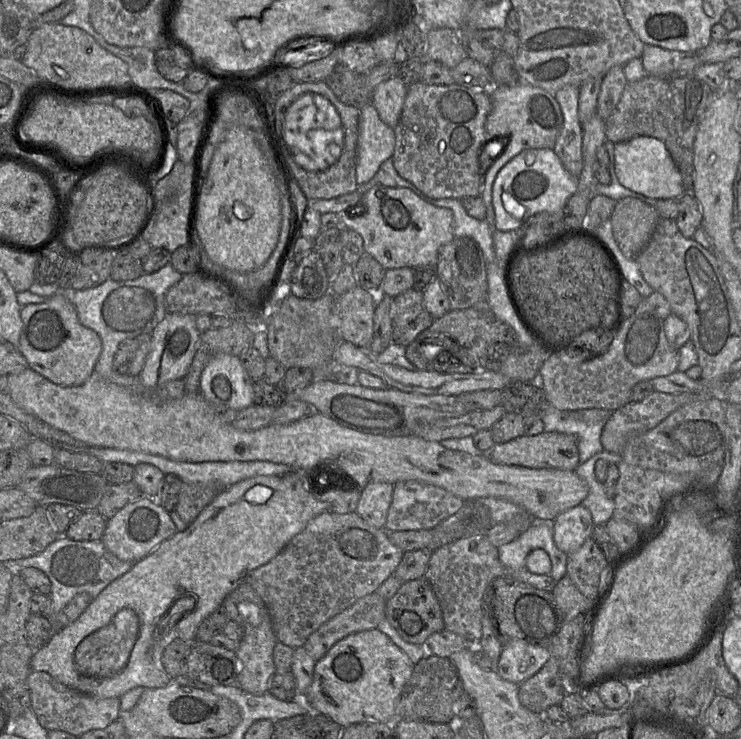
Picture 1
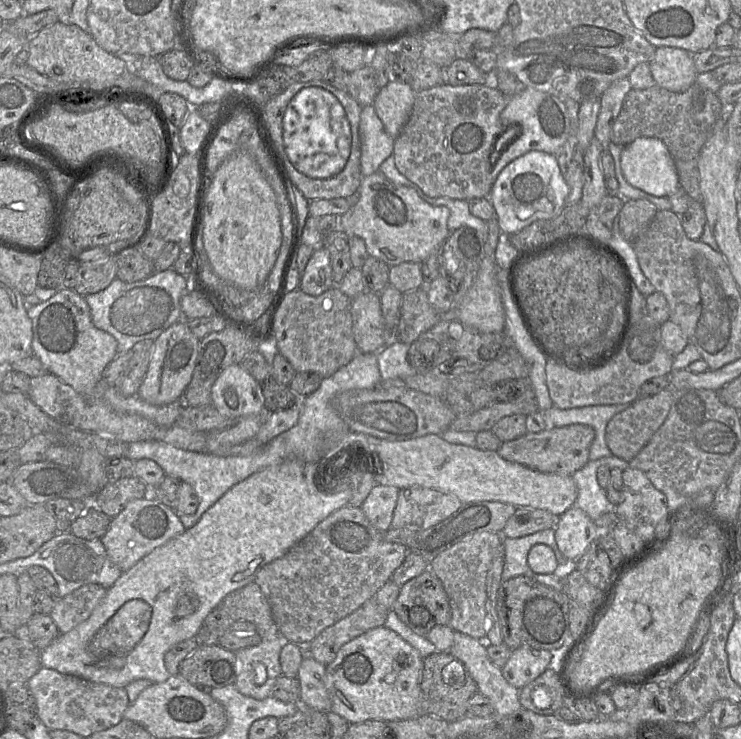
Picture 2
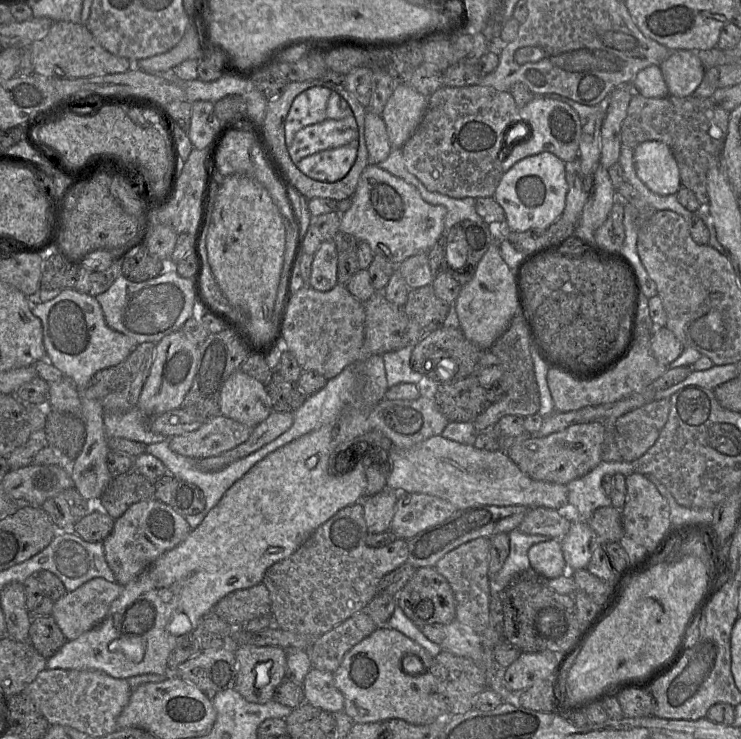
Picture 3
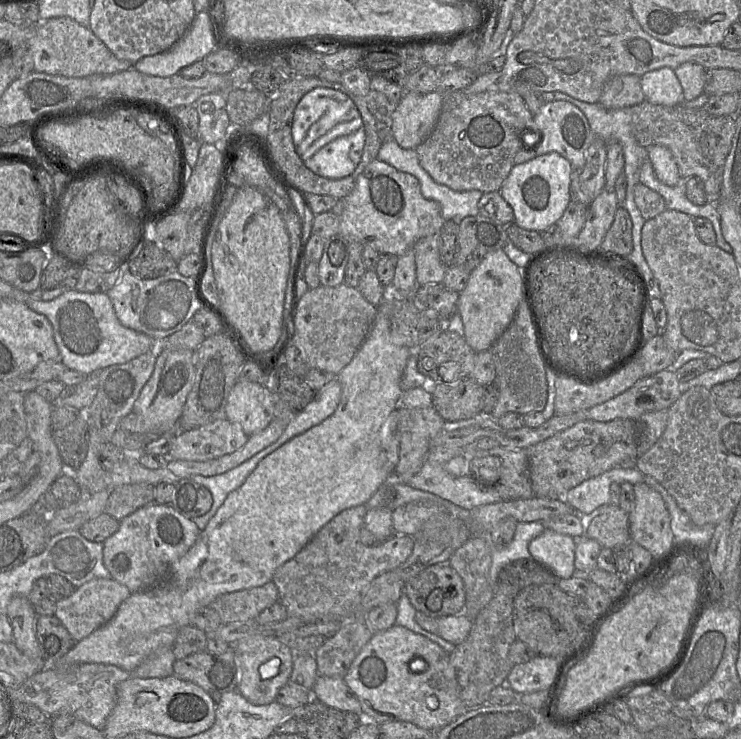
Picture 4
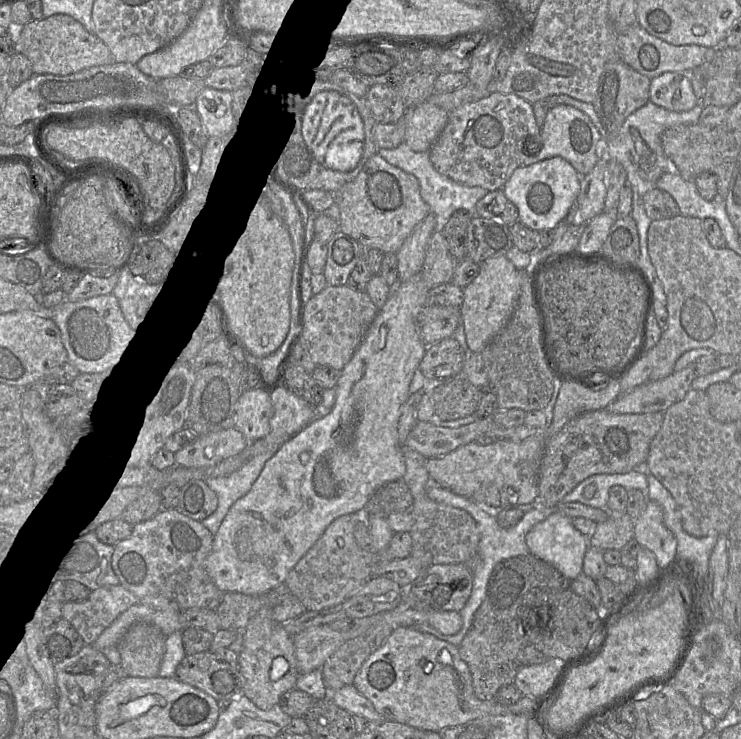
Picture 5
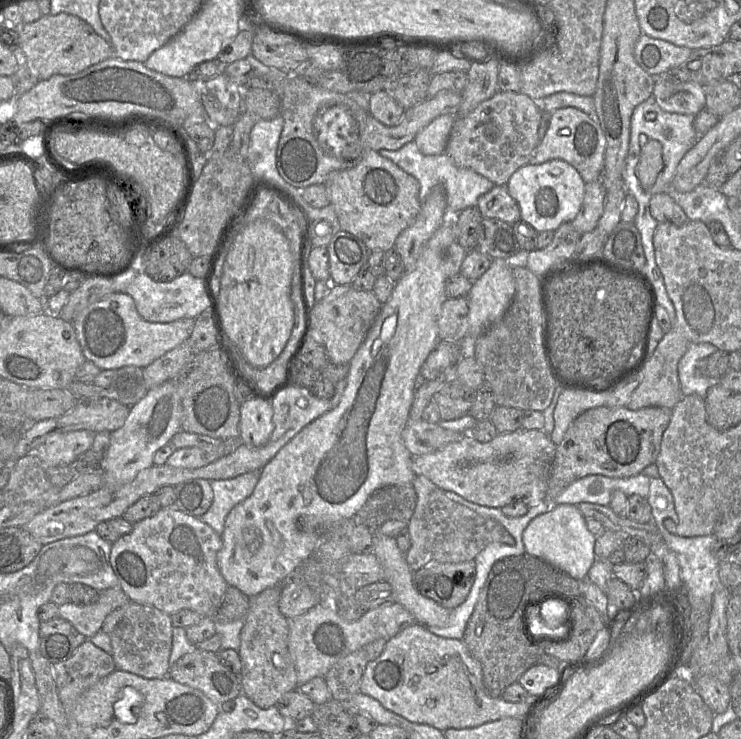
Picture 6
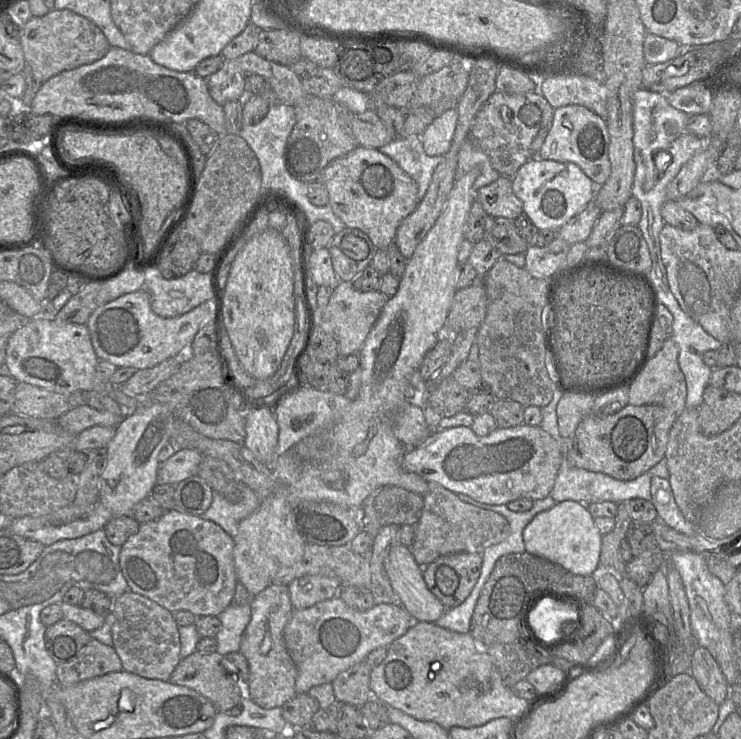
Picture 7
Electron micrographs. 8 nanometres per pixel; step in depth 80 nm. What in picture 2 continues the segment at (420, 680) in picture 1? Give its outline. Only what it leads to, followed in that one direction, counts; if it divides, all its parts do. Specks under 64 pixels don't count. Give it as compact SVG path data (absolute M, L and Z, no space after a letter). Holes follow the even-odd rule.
M436 651L424 658L421 689L424 697L424 714L453 722L467 715L469 699L478 686L464 664L449 651Z

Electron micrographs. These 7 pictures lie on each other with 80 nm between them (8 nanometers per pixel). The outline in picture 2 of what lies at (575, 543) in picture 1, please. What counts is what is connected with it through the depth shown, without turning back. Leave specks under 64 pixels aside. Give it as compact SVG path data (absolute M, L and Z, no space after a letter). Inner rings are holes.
M571 507L559 516L553 529L558 549L565 558L573 562L577 561L587 551L590 544L600 536L600 530L594 521L582 509L577 507Z

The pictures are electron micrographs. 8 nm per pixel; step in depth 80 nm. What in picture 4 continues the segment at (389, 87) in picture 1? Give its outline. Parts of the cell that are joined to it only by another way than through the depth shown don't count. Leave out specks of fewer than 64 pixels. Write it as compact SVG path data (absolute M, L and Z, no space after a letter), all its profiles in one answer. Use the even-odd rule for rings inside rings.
M405 92L388 123L390 136L404 149L416 149L434 129L442 109L440 92Z

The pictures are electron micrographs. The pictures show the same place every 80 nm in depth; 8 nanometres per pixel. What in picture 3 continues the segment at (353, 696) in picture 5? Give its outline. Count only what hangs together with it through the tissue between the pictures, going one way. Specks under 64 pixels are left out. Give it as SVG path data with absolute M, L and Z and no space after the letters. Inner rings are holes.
M312 667L302 687L307 703L330 713L344 710L344 697L336 687L334 672Z

